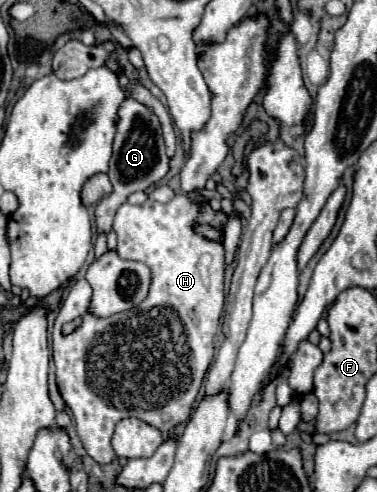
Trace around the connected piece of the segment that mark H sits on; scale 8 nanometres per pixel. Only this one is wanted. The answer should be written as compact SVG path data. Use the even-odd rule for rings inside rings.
M176 195L170 203L158 203L146 199L142 205L122 203L116 211L114 231L118 237L118 255L124 259L142 261L150 267L152 283L148 297L134 309L116 313L112 317L88 315L92 288L85 278L74 283L66 301L62 301L54 331L52 331L52 355L56 365L56 383L64 403L72 409L76 421L76 433L86 453L96 463L110 463L114 451L110 445L114 425L124 417L138 417L148 425L168 433L174 425L188 421L194 401L198 397L202 377L214 355L214 335L218 331L218 319L224 303L224 247L216 241L198 237L192 231L194 223L212 223L224 227L226 215L212 211L210 205L200 209L192 197ZM80 317L82 325L72 335L62 335L60 327Z

